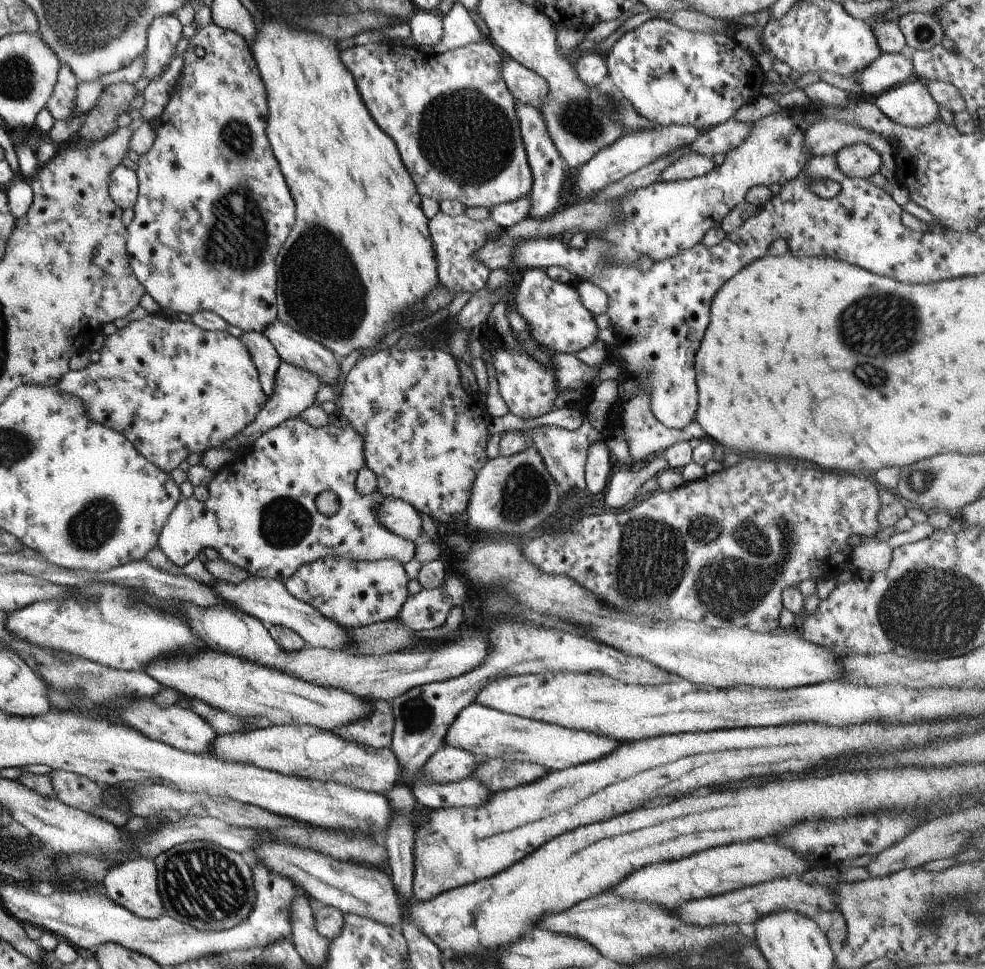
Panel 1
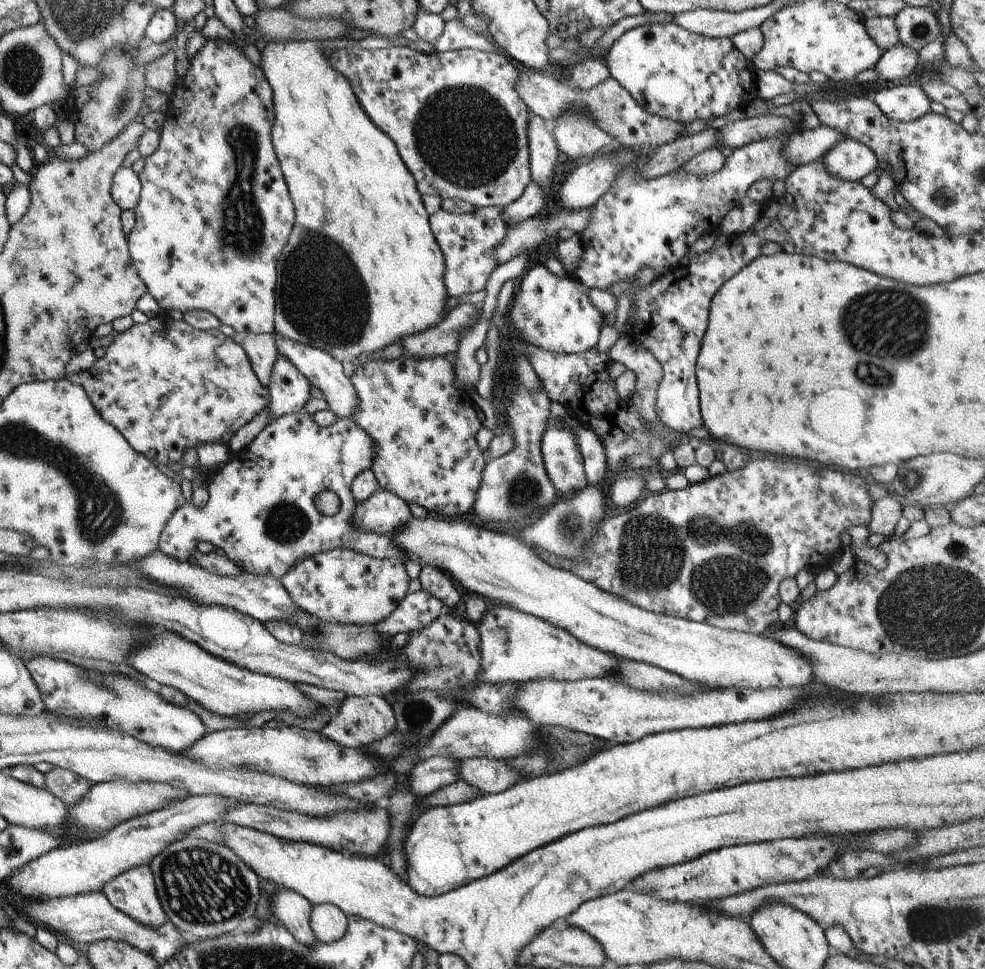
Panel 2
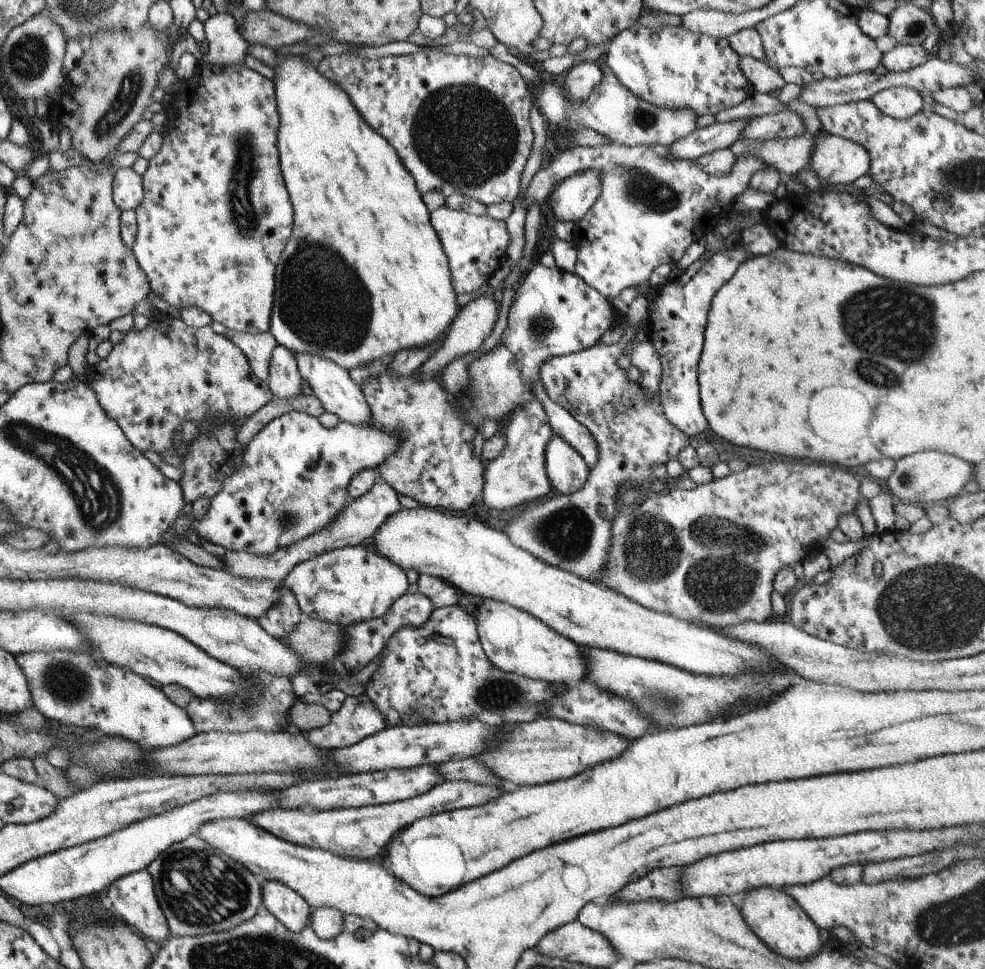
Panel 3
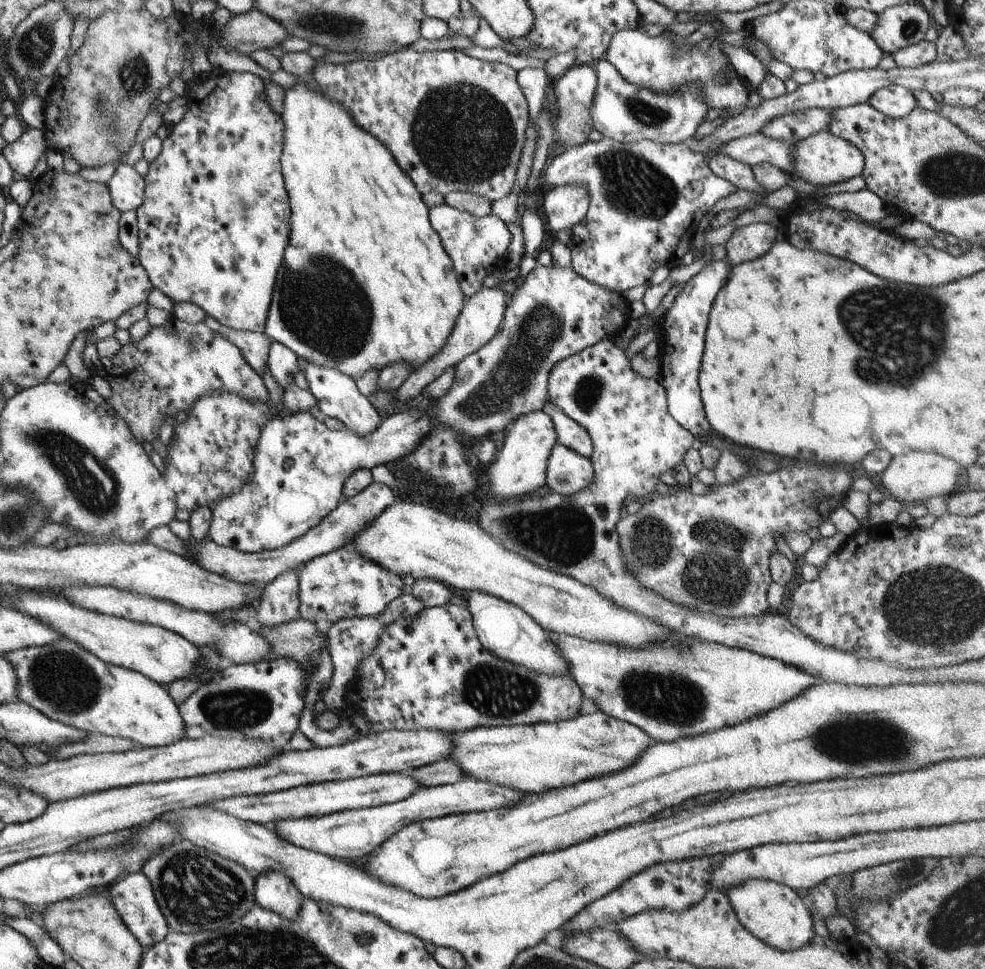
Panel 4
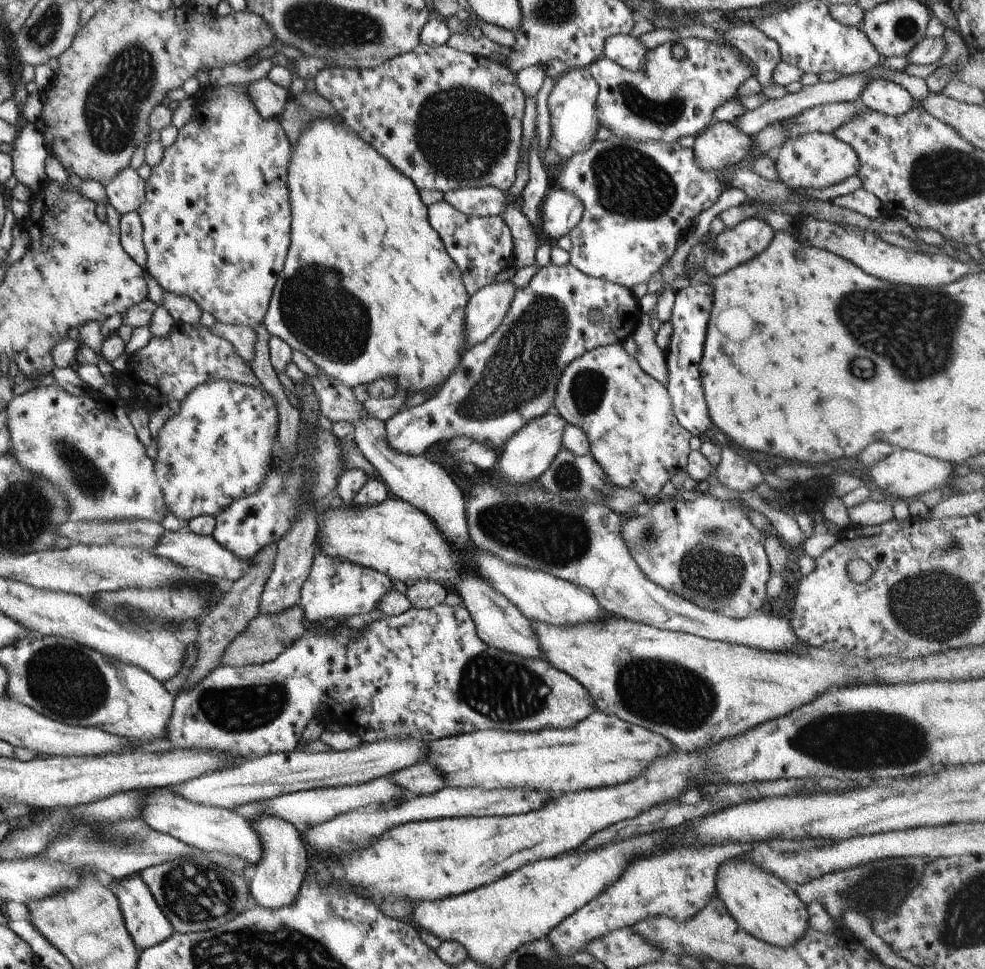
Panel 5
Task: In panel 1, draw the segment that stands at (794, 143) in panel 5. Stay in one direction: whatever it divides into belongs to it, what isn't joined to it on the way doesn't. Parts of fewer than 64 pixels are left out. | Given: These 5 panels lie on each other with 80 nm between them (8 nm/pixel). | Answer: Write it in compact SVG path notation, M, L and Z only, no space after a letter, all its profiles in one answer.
M855 143L840 148L834 153L839 172L845 176L858 179L867 179L878 172L881 159L876 150L865 143Z

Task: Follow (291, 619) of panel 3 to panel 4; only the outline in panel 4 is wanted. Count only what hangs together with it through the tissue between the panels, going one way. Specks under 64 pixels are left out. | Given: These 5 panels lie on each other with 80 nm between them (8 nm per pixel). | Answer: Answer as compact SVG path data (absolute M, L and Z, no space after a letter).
M301 565L280 572L262 585L262 593L255 606L255 625L276 625L299 617L299 568Z

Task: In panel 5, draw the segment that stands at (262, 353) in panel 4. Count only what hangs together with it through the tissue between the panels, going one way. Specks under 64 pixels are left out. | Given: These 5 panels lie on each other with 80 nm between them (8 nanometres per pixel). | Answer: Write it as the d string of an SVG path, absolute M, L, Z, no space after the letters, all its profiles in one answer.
M215 321L213 326L208 329L215 336L229 342L233 346L236 355L242 358L245 363L249 363L253 358L256 334L252 328Z

